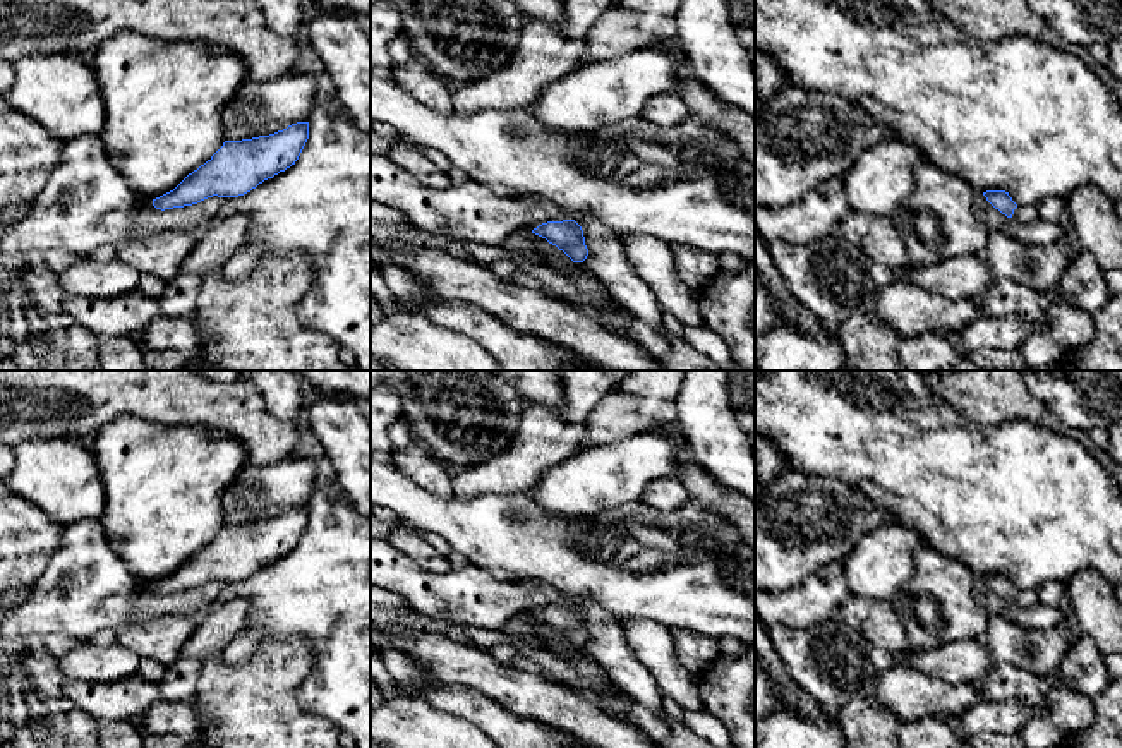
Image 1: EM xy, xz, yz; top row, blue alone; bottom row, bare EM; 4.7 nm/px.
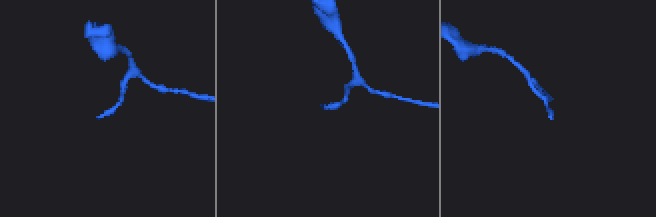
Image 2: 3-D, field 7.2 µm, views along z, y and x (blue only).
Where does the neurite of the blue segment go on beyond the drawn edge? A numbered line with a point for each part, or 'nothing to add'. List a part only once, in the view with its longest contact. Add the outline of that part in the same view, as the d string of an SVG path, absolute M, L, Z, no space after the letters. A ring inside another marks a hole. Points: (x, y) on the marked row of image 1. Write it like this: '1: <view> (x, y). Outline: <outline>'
1: yz (1021, 213). Outline: M1017 206L1014 209L1012 218L1021 223L1031 223L1031 221L1038 220L1040 216L1038 216L1036 206Z

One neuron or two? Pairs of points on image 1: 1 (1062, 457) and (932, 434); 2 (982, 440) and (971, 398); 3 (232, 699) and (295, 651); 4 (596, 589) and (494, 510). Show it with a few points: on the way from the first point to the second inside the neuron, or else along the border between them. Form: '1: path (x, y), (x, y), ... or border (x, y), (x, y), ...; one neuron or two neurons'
1: path (1030, 457), (965, 457); one neuron
2: border (942, 400), (983, 424), (1016, 421); two neurons
3: path (247, 699), (280, 666); one neuron
4: path (570, 567), (554, 551), (534, 548), (520, 536); one neuron

